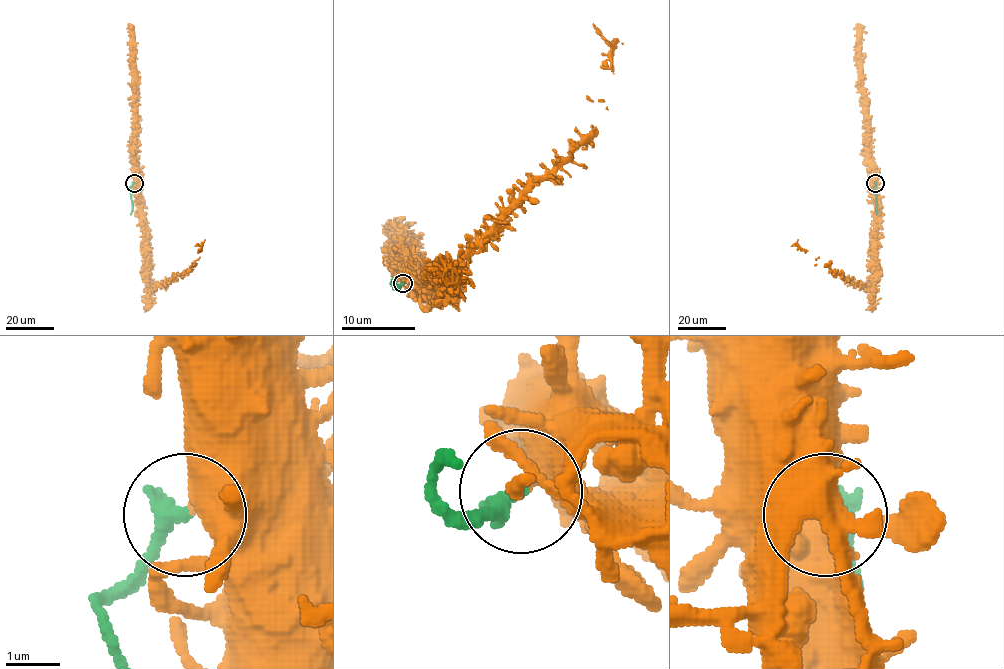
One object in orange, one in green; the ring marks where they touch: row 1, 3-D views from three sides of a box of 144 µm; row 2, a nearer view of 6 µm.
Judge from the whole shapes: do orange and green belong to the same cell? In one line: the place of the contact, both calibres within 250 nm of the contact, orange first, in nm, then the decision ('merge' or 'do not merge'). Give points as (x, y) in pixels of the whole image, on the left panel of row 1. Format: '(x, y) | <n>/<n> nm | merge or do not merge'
(134, 183) | 420/360 nm | do not merge

